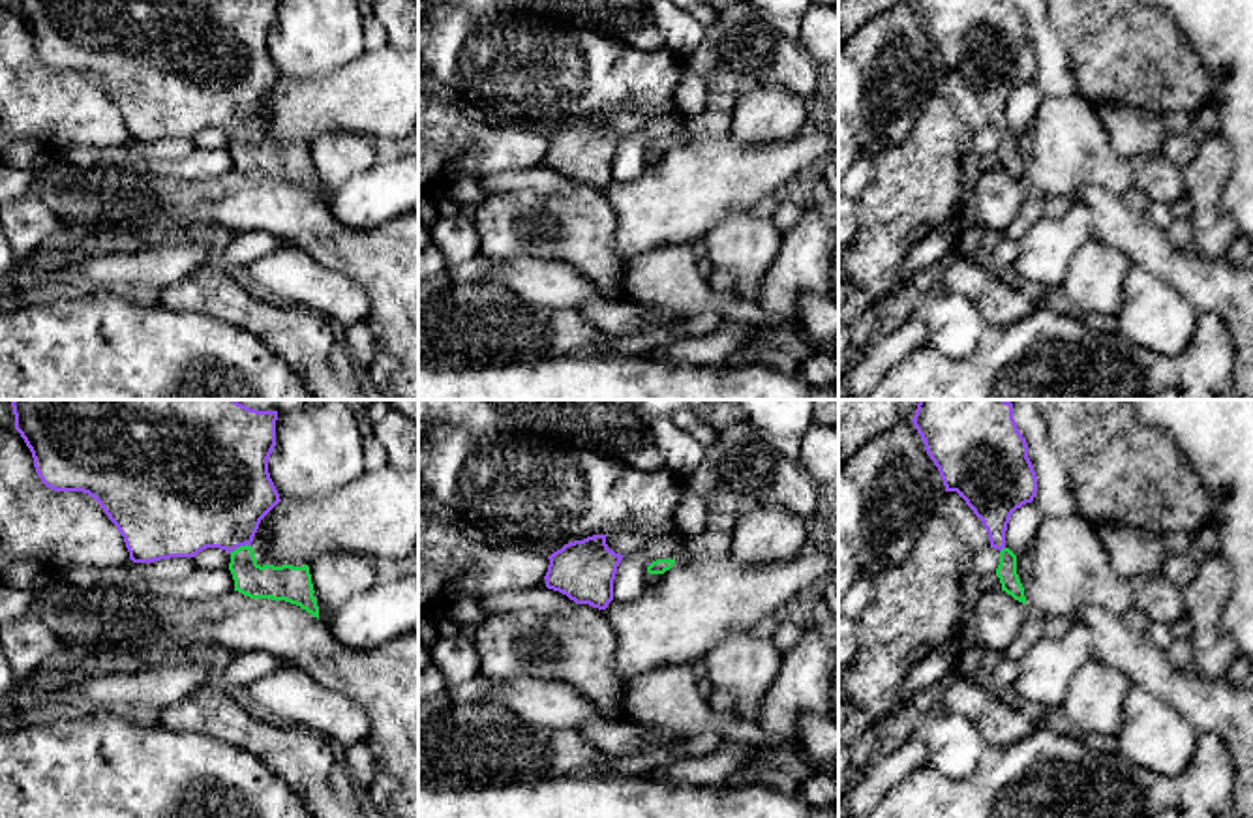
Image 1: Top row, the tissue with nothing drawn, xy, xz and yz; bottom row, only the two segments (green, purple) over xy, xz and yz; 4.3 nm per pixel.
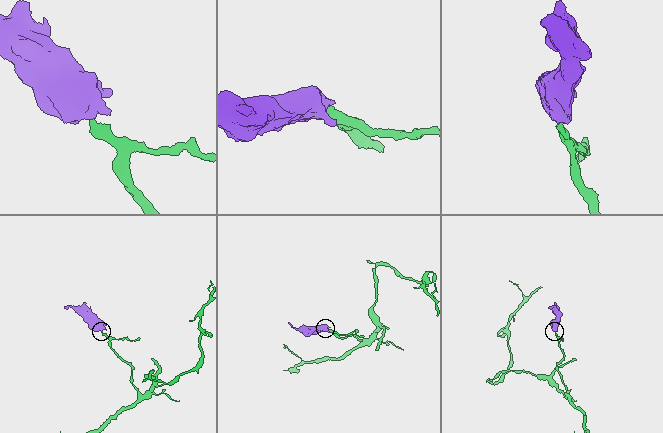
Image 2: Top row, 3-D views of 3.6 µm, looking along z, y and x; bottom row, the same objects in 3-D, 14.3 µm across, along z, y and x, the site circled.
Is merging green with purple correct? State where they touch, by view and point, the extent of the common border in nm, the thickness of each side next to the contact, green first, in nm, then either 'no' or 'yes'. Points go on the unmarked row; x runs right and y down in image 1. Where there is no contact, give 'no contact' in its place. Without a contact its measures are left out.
xy (241, 126) | 100 nm | 150/440 nm | yes

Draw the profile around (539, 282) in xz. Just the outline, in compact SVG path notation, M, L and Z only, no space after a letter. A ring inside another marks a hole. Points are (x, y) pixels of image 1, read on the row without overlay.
M516 257L503 261L482 281L499 283L533 306L580 310L600 289L568 263Z

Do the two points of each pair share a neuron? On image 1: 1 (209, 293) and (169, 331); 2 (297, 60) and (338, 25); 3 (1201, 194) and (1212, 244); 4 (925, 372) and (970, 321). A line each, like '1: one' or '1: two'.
1: two
2: one
3: one
4: two

